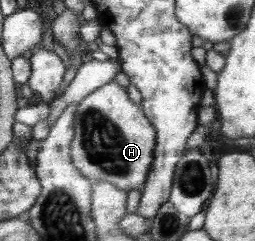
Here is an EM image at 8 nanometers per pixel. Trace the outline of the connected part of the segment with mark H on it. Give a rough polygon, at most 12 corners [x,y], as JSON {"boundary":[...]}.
{"boundary":[[111,80],[77,105],[73,164],[141,191],[156,127]]}

